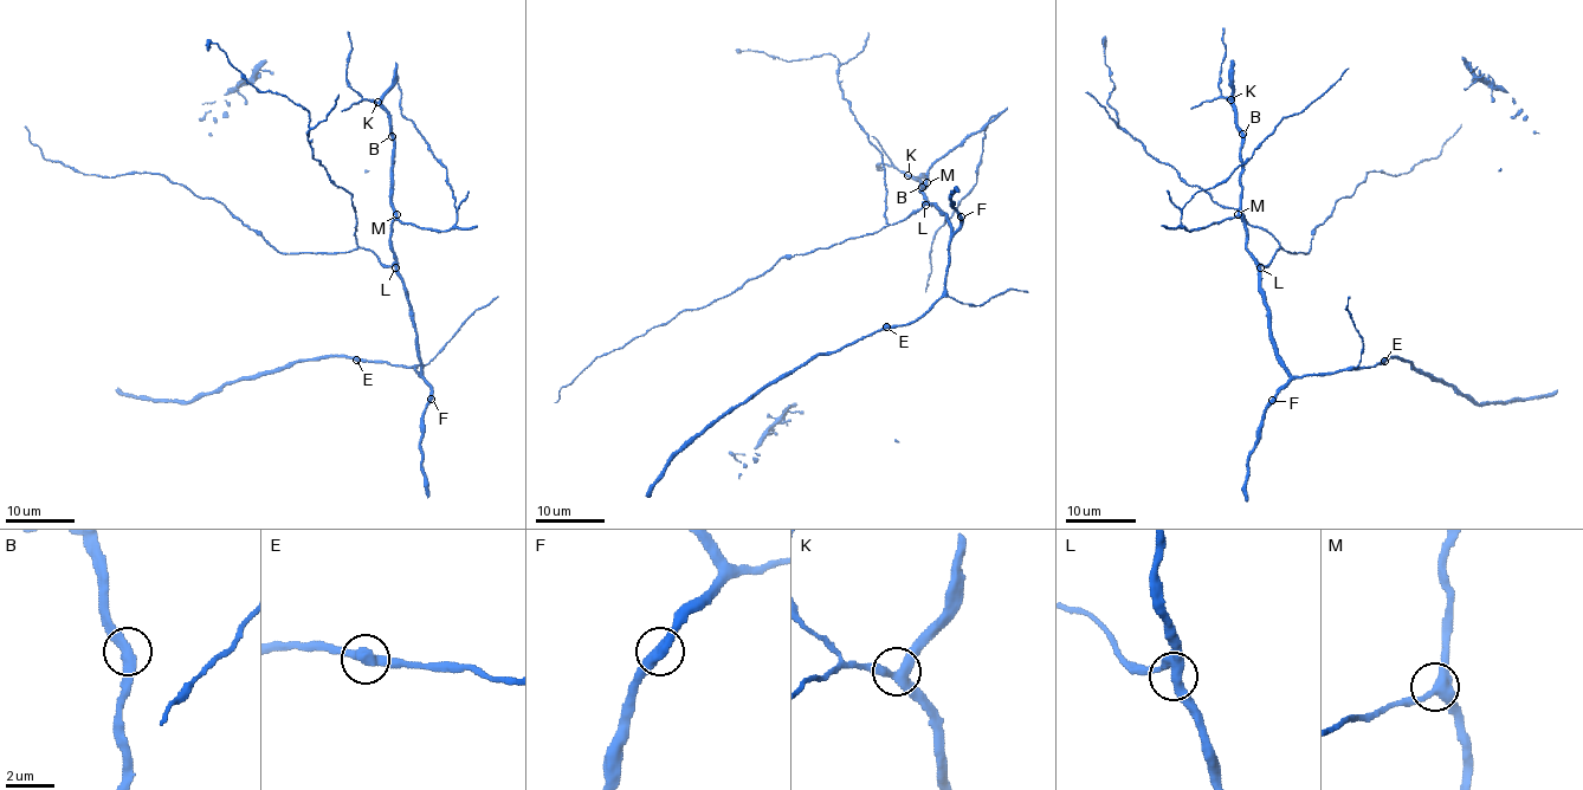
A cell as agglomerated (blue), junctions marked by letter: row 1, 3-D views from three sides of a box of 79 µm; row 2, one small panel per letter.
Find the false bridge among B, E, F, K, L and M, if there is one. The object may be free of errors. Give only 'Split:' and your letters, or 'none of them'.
Split: none of them

